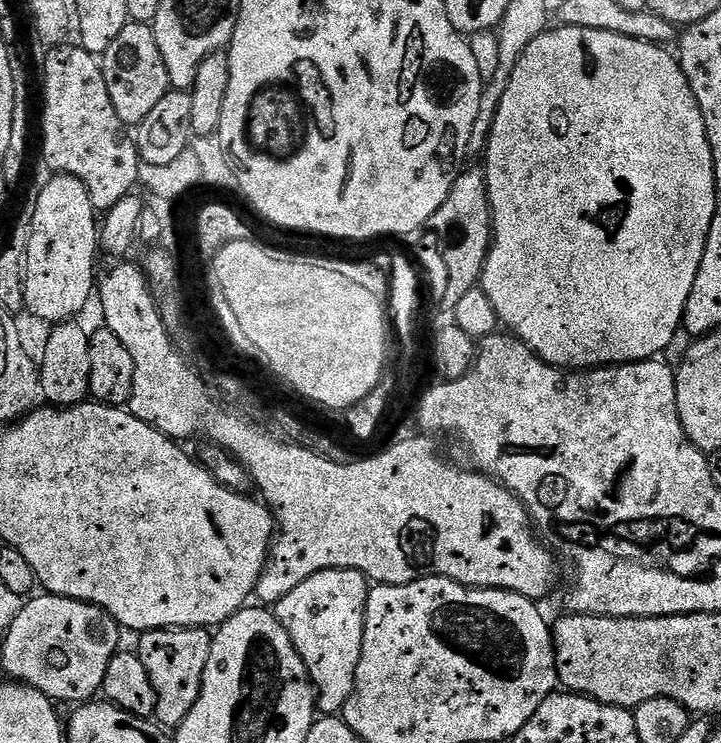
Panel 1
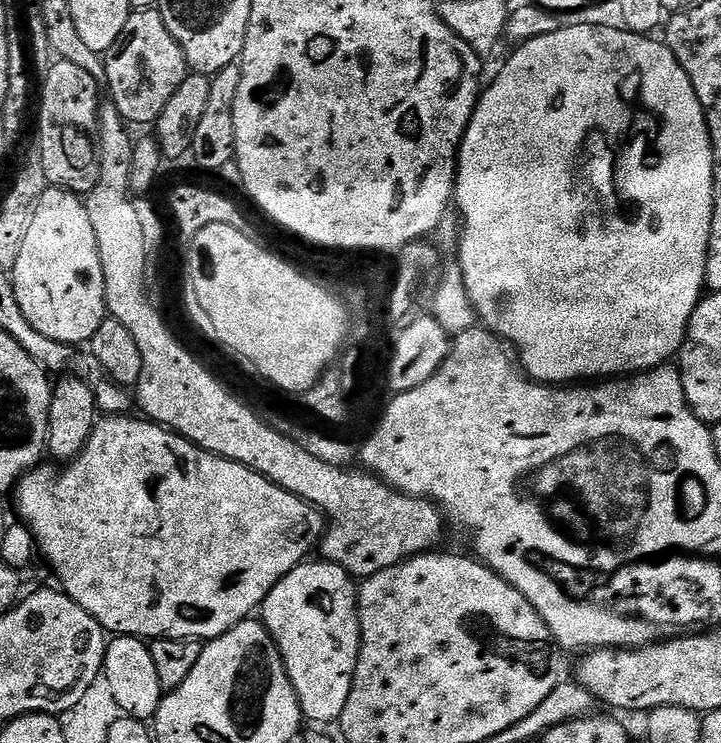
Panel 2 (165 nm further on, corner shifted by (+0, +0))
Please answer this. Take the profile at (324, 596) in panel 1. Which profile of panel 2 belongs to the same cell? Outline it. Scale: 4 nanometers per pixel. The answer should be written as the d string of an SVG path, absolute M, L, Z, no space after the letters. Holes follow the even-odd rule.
M323 558L317 561L317 564L299 564L290 570L290 574L286 574L284 580L277 582L263 602L262 623L282 654L286 674L290 674L290 682L298 694L303 719L313 720L312 724L316 726L328 726L324 724L335 725L339 721L342 710L346 710L346 702L350 699L360 653L360 614L354 577L342 566L329 564Z

